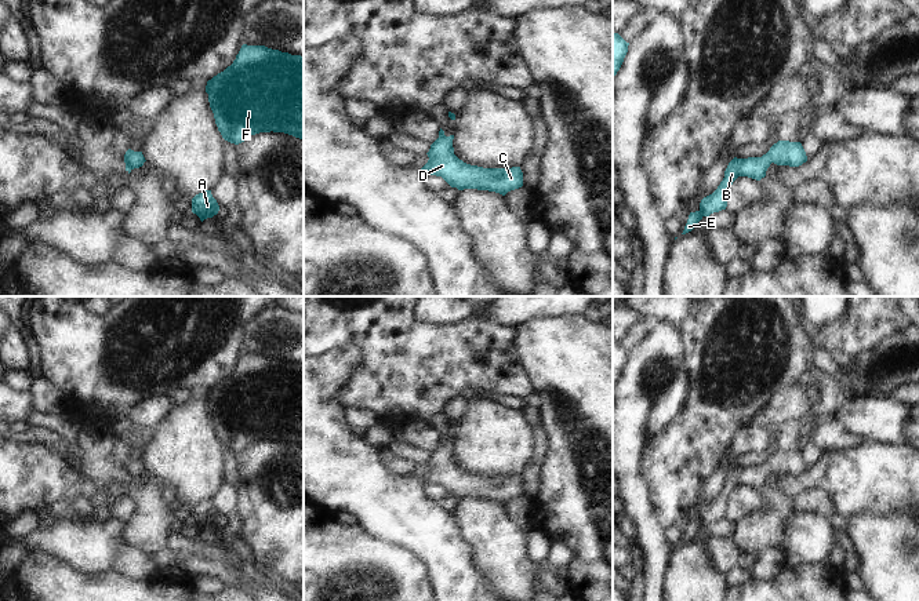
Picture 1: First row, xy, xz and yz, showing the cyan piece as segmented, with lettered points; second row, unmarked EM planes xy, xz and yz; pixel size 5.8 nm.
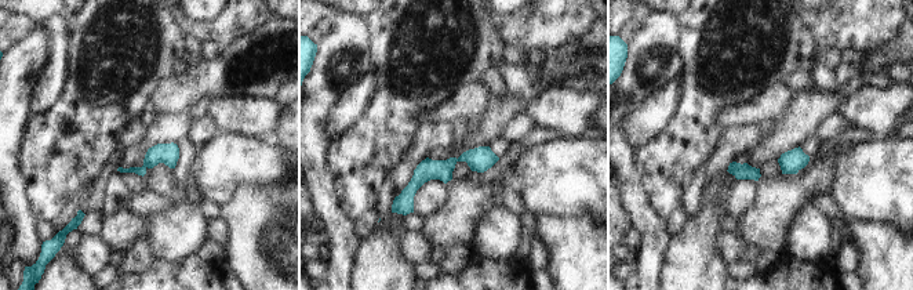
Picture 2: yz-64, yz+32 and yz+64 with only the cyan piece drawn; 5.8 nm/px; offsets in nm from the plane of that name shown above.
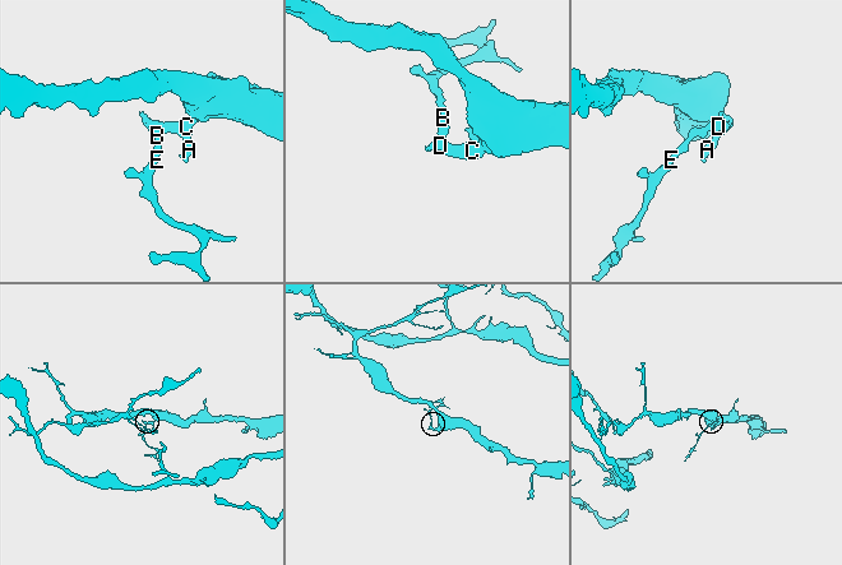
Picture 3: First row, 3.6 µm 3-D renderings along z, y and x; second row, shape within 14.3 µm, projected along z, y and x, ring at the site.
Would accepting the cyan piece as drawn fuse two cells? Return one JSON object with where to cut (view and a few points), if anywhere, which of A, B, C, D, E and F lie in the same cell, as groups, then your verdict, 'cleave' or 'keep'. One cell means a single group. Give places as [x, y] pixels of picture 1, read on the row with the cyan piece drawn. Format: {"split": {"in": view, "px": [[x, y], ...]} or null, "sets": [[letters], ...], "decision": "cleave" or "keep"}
{"split": null, "sets": [["A", "B", "C", "D", "E", "F"]], "decision": "keep"}

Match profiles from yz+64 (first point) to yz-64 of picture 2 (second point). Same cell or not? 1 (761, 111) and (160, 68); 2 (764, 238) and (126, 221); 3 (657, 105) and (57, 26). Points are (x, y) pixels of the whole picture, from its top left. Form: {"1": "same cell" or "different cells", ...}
{"1": "different cells", "2": "same cell", "3": "same cell"}

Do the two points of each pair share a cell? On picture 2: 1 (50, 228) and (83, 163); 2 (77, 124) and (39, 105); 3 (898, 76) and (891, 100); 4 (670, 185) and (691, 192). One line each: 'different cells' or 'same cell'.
1: different cells
2: different cells
3: different cells
4: different cells

